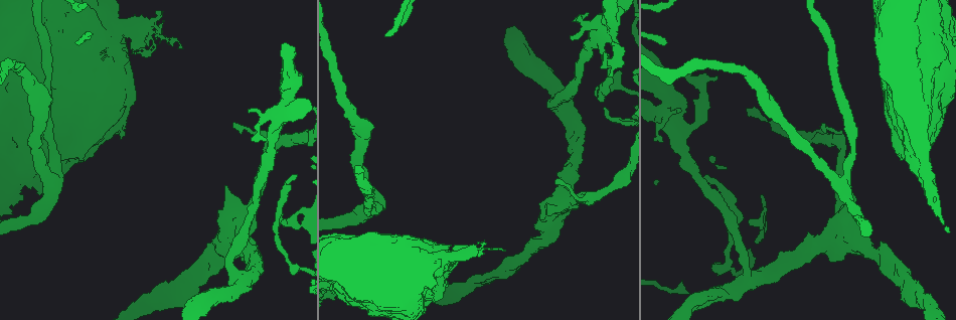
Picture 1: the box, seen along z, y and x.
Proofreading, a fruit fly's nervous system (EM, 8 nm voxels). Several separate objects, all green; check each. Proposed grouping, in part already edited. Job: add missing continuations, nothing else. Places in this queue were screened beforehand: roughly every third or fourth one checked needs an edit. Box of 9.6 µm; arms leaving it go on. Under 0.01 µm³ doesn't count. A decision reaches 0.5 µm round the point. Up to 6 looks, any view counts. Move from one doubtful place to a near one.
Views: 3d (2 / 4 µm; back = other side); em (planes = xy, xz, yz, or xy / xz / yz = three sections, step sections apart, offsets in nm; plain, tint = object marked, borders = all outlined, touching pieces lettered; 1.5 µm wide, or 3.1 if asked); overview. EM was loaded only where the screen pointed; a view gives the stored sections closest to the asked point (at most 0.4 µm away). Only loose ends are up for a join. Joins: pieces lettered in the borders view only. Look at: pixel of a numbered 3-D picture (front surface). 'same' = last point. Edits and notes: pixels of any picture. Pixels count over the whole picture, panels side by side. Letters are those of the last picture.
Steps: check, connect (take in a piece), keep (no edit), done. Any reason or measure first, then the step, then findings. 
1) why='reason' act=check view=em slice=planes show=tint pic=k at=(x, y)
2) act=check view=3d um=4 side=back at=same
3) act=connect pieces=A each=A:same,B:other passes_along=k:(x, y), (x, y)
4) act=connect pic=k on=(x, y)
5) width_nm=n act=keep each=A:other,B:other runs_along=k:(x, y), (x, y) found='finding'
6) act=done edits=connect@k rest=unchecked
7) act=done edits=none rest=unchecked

why='free end' act=check view=em slice=yz step=8 show=borders pic=1 at=(225, 186)

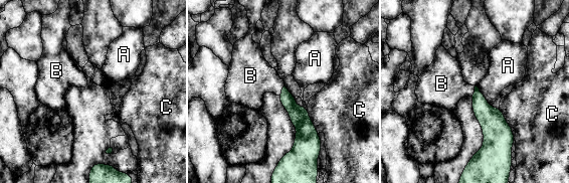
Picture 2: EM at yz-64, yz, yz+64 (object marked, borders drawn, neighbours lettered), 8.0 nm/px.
act=connect pic=2 on=(444, 85) each=A:other,B:same,C:other passes_along=2:(490, 118), (475, 90), (444, 85) found='the neuron continues'

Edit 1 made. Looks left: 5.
why='see it whole again' act=check view=overview

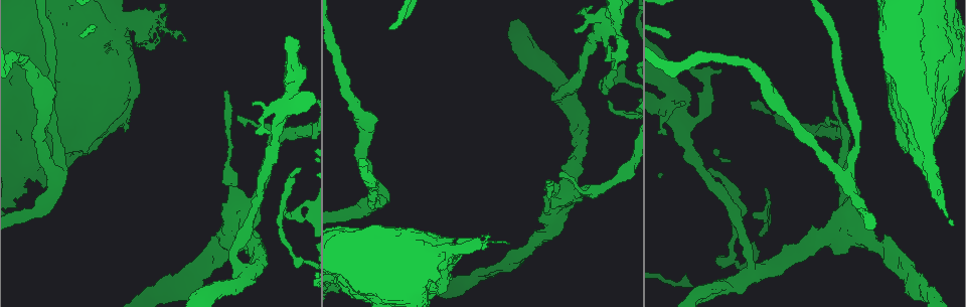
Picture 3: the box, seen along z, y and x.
why='free end' act=check view=3d um=2 side=back pic=3 at=(616, 34)

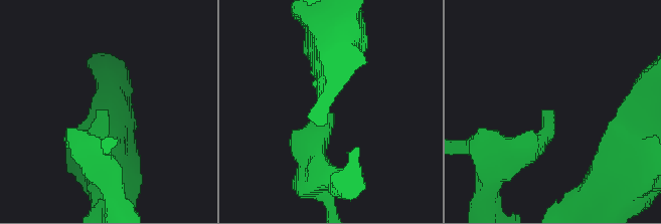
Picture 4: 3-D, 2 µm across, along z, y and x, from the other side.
act=check view=em slice=xz step=4 show=tint pic=4 at=(328, 118)

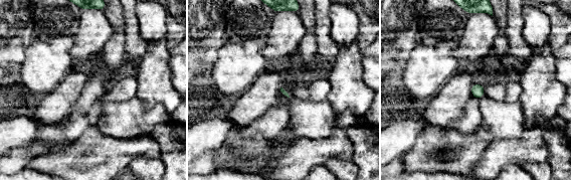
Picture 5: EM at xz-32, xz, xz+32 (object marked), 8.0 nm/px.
act=check view=em slice=planes show=borders at=same

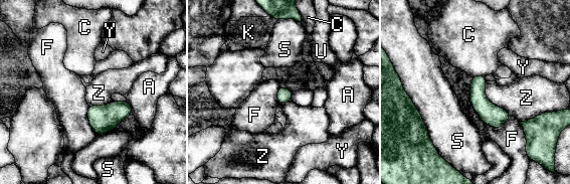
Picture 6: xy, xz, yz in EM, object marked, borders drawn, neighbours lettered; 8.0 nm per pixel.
act=keep each=A:other,C:other,F:other,K:other,S:other,U:other,Y:other,Z:other border=6:(486, 81), (487, 99), (512, 115) found='no lettered piece goes on from it'

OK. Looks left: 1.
act=done edits=connect@2 rest=unchecked

